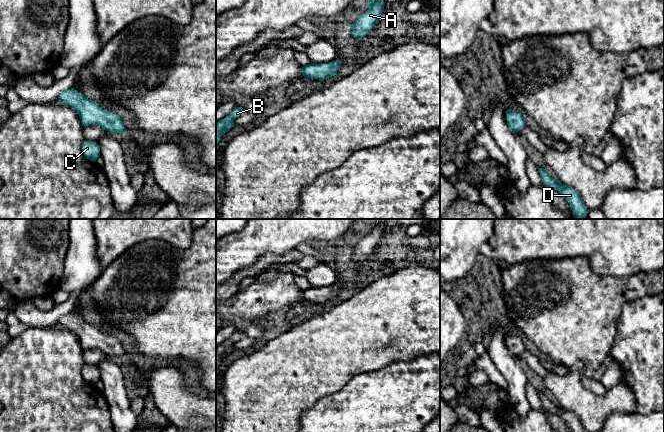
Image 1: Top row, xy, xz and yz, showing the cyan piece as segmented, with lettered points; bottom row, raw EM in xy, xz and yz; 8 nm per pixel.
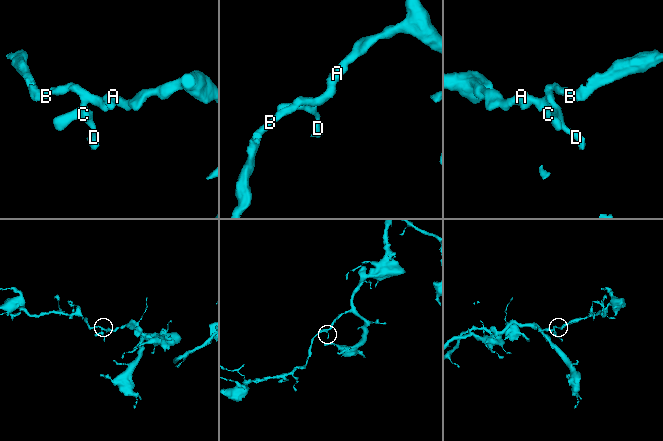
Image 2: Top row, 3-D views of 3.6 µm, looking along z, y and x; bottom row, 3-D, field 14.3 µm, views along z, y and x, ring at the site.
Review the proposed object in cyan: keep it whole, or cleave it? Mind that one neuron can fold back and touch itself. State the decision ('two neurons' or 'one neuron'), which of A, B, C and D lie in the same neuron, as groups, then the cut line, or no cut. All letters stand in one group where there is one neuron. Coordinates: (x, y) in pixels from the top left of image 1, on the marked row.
one neuron; groups A B C D; cut none

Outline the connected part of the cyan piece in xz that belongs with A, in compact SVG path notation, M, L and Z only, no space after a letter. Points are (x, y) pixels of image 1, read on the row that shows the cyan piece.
M368 0L368 10L359 16L349 27L357 40L363 40L366 34L379 22L384 9L383 0Z

